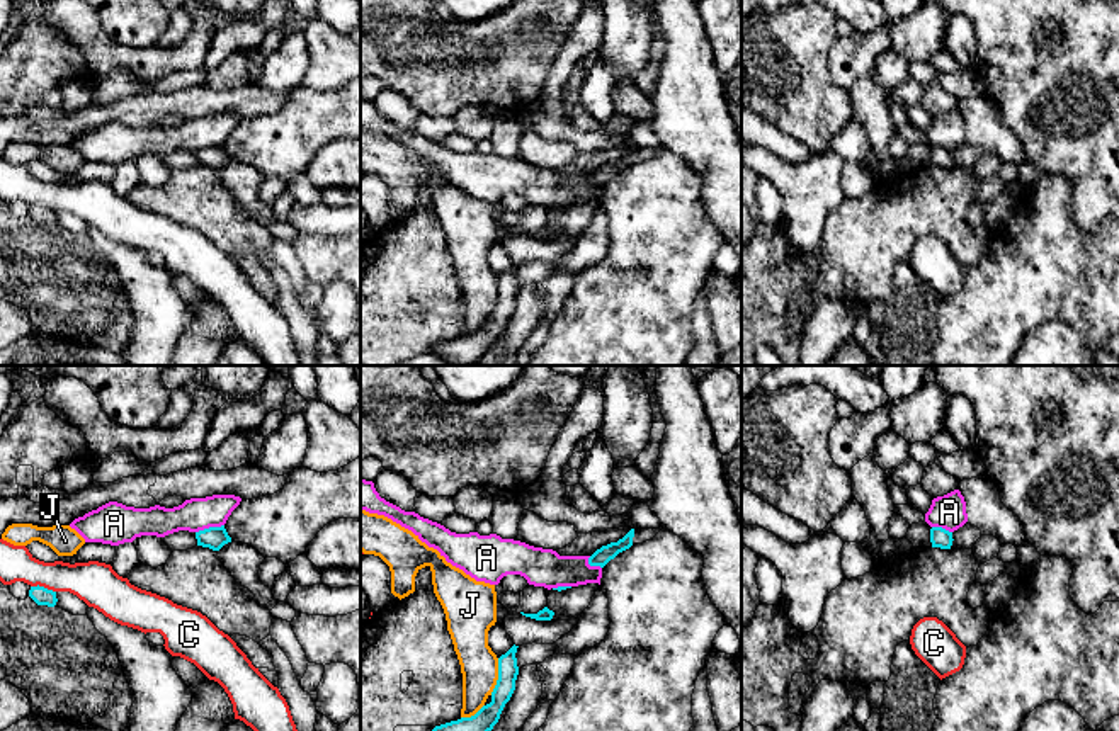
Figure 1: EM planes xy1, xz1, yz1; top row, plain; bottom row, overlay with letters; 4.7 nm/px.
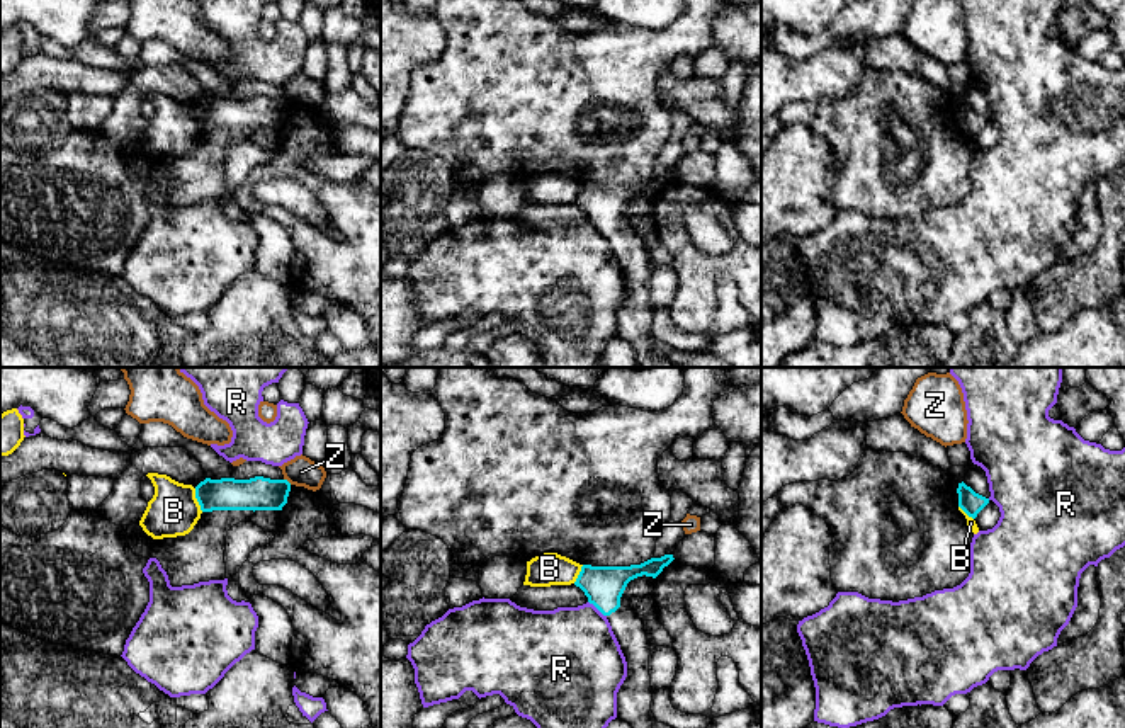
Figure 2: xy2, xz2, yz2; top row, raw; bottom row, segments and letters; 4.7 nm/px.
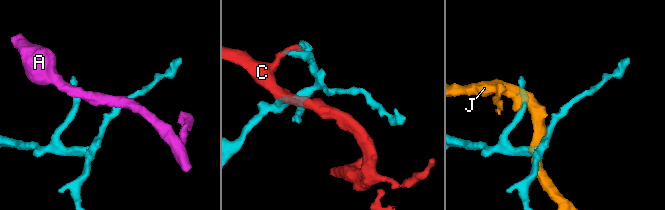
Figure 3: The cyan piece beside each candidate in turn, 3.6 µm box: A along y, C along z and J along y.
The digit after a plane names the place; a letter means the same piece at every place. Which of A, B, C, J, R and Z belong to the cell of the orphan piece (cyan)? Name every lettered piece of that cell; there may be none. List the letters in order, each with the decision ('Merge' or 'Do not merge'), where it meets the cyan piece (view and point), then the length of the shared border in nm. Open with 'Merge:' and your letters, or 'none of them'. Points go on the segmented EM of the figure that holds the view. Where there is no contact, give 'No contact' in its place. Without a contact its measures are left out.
Merge: none of them
A: Do not merge. Touches cyan at xy1 (210, 527). Shared border 140 nm
B: Do not merge. Touches cyan at xy2 (197, 500). Shared border 120 nm
C: Do not merge. Touches cyan at xy1 (43, 587). Shared border 120 nm
J: Do not merge. Touches cyan at xz1 (499, 677). Shared border 180 nm
R: Do not merge. Touches cyan at xz2 (597, 608). Shared border 120 nm
Z: Do not merge. Touches cyan at xy2 (286, 480). Shared border 50 nm

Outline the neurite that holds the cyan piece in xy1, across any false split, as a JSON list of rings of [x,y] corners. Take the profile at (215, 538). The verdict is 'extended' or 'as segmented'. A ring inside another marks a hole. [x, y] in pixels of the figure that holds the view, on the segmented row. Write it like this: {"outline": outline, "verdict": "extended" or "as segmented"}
{"outline": [[[224,525],[209,527],[196,532],[197,546],[209,547],[213,551],[219,551],[224,544],[231,542]]], "verdict": "as segmented"}

